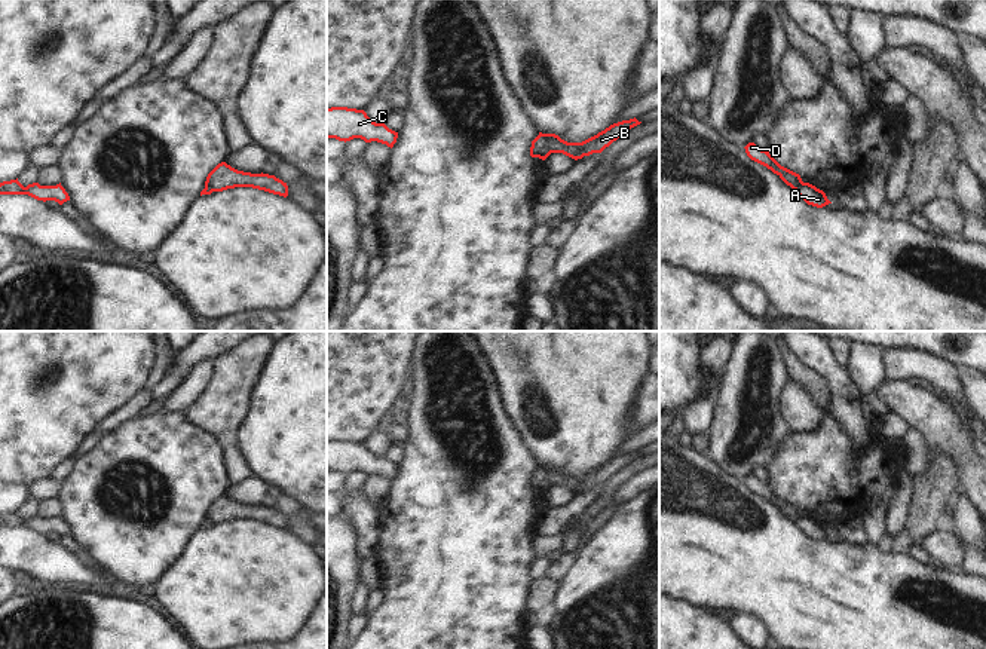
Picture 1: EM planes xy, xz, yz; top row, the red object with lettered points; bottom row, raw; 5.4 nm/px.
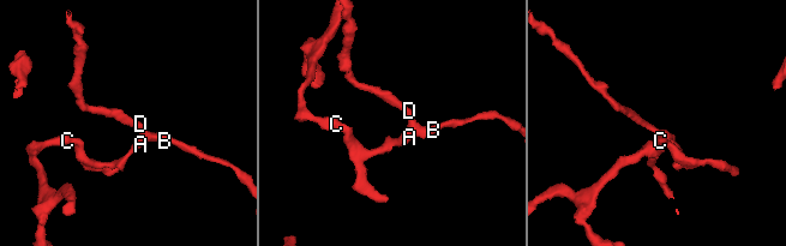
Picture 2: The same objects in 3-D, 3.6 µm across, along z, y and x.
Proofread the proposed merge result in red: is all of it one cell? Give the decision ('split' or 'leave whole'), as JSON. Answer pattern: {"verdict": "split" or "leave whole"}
{"verdict": "split"}

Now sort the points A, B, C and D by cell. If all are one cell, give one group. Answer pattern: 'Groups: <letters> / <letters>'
Groups: A C / B D.

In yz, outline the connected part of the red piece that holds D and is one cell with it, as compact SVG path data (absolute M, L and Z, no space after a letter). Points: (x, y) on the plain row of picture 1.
M748 475L745 480L747 489L771 502L774 506L777 506L787 518L790 518L793 523L799 521L803 514L799 506L781 499L766 483L762 483L754 475Z

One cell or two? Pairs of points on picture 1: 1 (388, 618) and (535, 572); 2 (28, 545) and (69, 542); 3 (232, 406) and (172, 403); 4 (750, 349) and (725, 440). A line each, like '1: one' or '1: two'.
1: two
2: two
3: two
4: one

